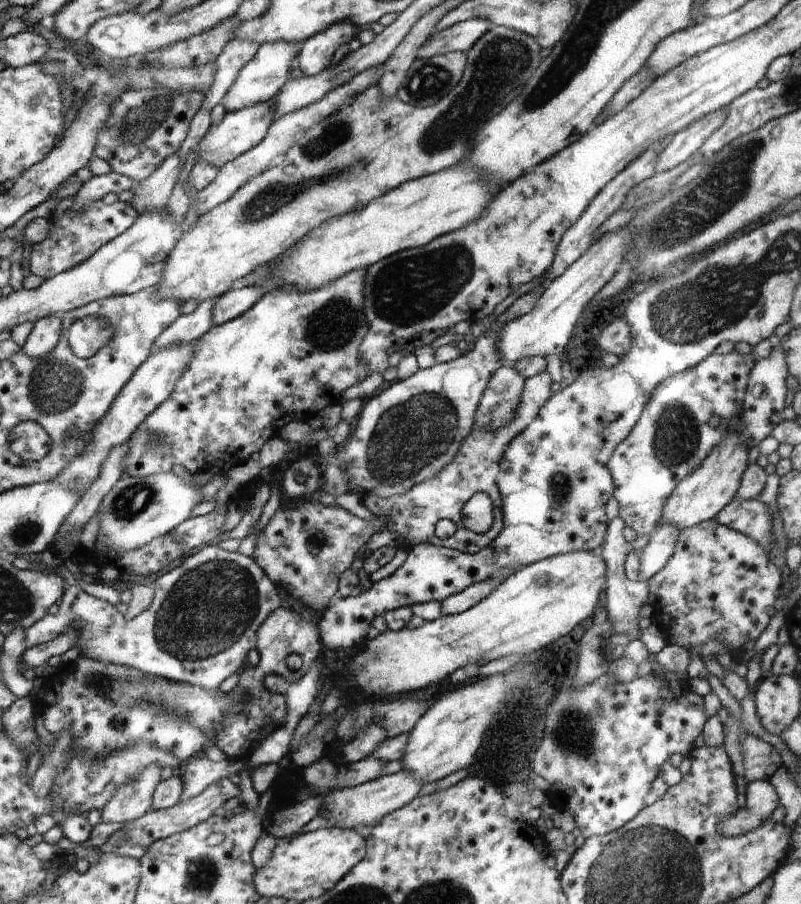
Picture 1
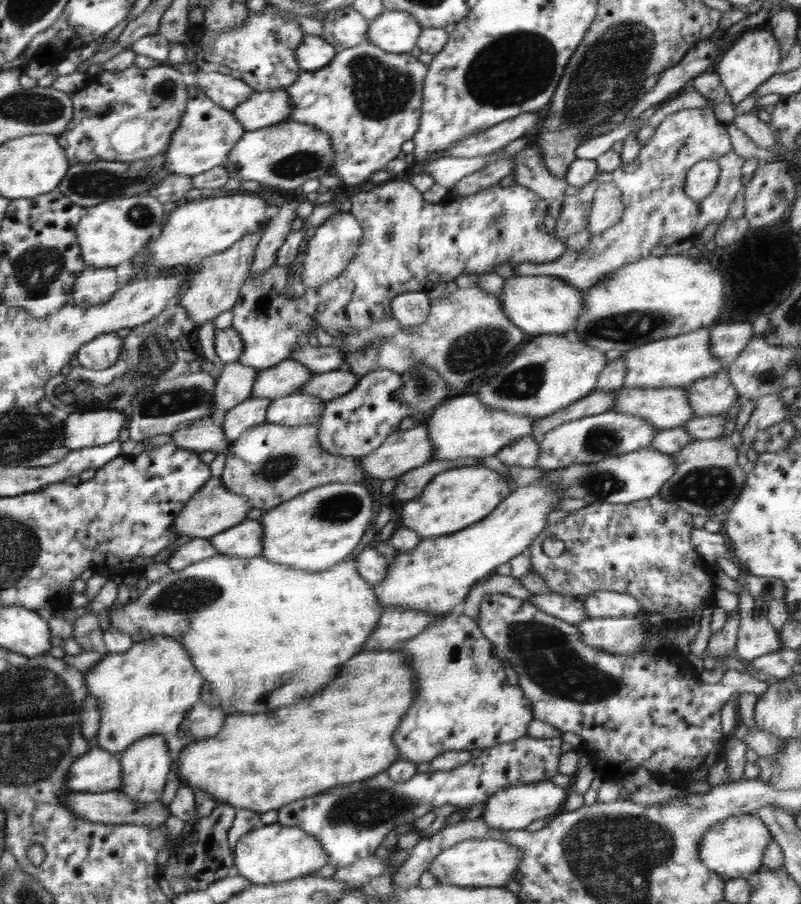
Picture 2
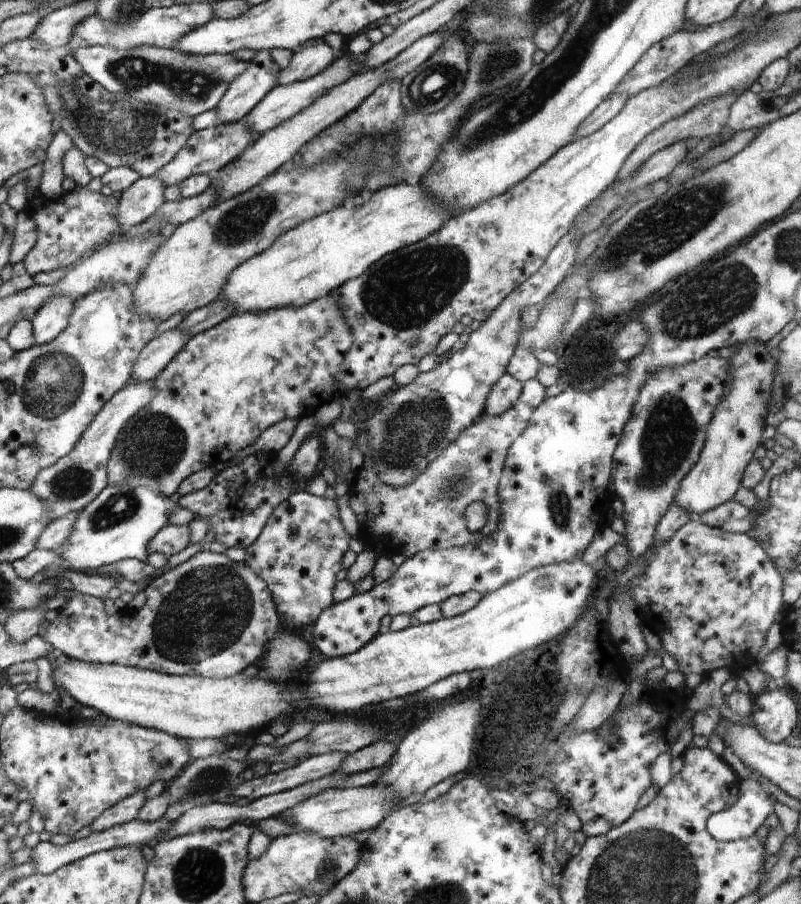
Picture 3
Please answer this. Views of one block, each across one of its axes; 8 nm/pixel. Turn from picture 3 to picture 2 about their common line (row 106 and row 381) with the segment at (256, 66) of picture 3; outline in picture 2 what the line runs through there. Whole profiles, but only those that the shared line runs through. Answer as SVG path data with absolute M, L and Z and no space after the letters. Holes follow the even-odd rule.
M237 360L225 363L212 391L212 408L216 415L223 415L234 406L250 398L259 371Z

